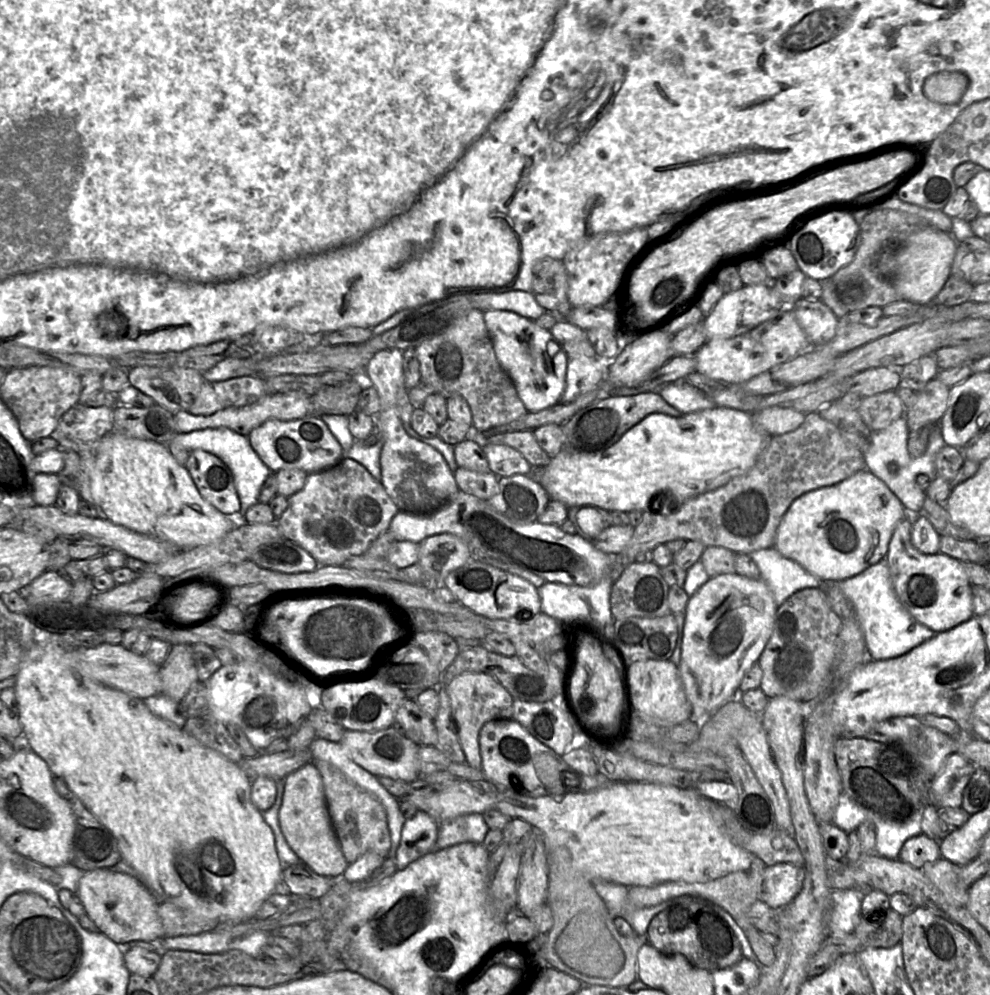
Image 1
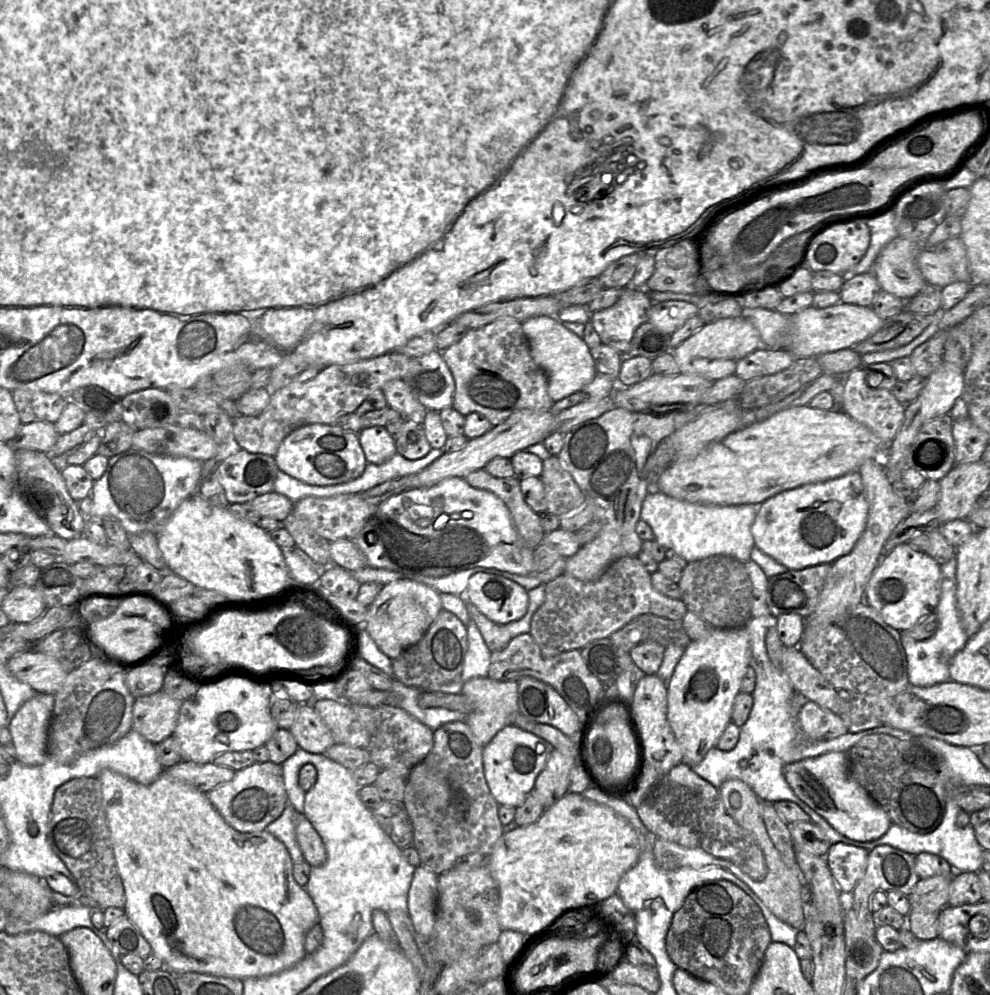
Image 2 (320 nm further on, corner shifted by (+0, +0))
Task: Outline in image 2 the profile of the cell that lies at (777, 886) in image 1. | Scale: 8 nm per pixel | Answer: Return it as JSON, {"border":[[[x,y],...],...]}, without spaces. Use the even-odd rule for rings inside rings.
{"border":[[[834,843],[825,856],[826,863],[842,893],[853,891],[865,873],[869,850]]]}

